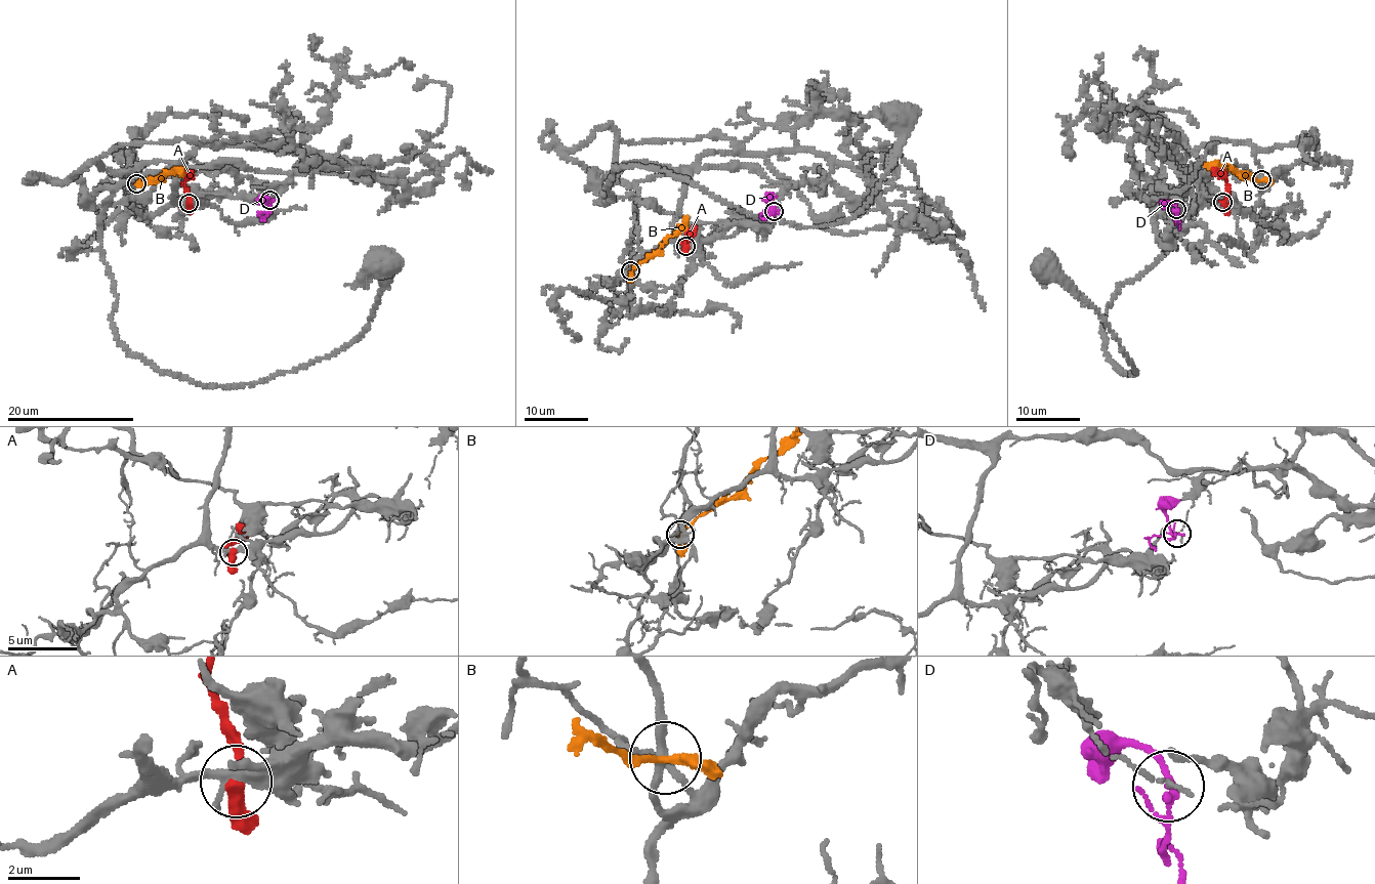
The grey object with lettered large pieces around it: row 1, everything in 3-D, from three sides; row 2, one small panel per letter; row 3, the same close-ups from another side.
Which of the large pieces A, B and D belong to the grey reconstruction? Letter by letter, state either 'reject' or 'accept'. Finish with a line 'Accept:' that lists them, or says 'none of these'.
A: reject
B: reject
D: reject
Accept: none of these

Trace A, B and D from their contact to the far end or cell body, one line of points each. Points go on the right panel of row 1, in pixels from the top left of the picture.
A: (1223, 202), (1228, 193), (1226, 180), (1213, 169)
B: (1261, 178), (1203, 164)
D: (1176, 209), (1178, 230)

